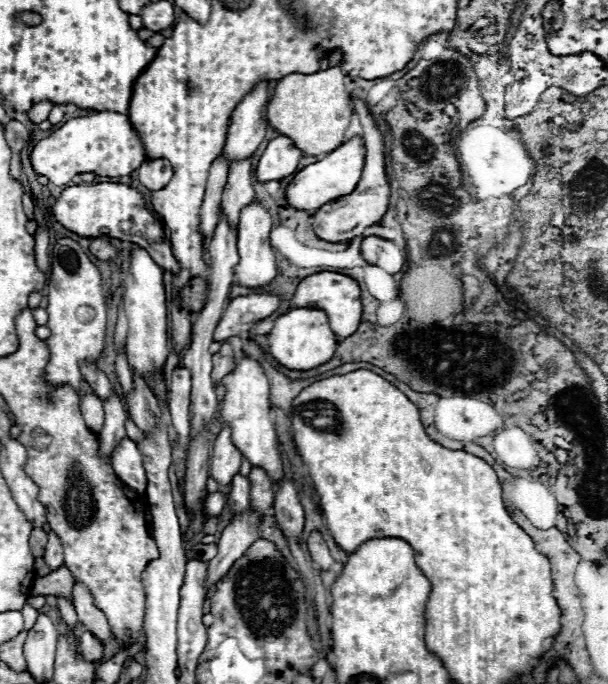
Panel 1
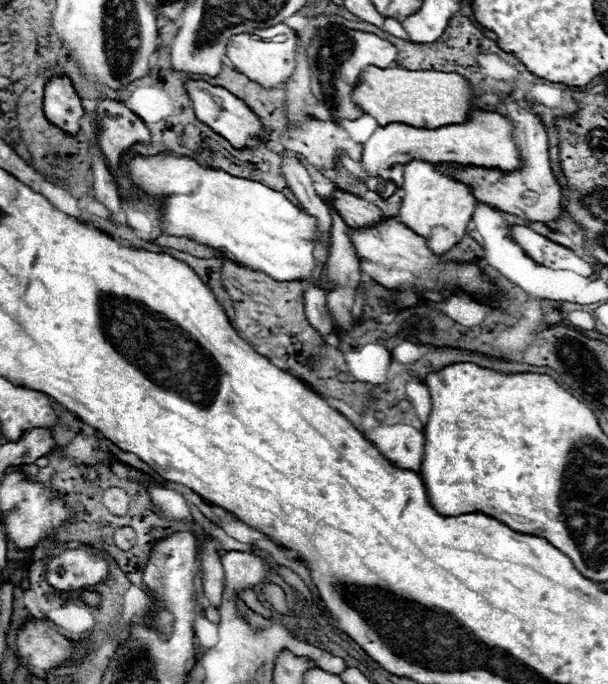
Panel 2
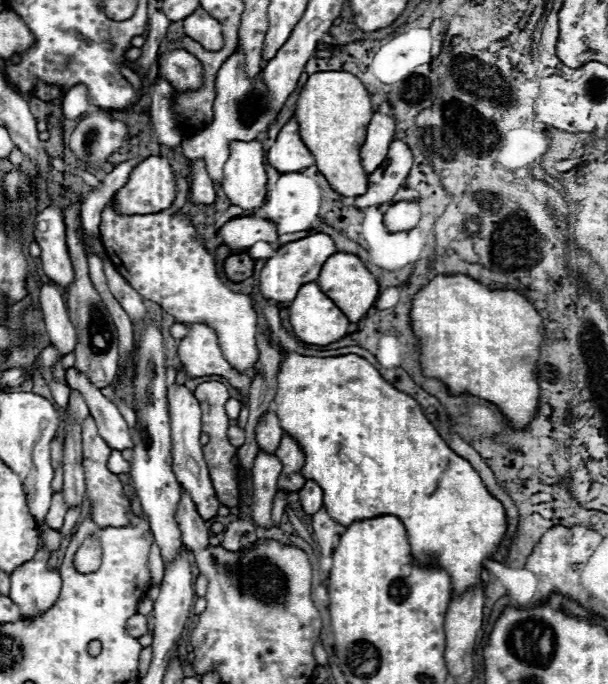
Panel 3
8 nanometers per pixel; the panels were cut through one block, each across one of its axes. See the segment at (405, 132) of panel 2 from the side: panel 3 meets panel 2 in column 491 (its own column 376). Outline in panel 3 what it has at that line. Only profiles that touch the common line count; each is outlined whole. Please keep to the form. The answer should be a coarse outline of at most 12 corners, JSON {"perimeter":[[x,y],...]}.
{"perimeter":[[374,112],[360,148],[368,174],[386,160],[396,122]]}

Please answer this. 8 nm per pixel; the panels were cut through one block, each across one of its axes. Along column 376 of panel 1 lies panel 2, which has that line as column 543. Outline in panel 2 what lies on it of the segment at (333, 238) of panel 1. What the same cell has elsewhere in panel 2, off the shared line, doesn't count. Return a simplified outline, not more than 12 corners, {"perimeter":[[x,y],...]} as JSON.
{"perimeter":[[506,102],[524,166],[474,164],[438,170],[470,186],[476,200],[530,222],[560,218],[538,116]]}

